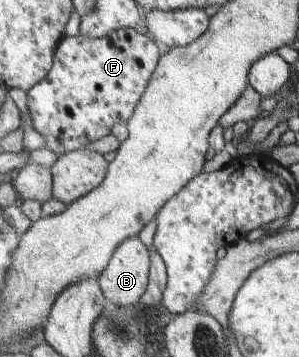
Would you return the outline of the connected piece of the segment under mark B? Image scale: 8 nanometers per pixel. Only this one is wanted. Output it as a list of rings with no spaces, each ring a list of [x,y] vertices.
[[[129,237],[120,247],[117,247],[108,267],[98,278],[105,298],[109,304],[117,307],[137,307],[150,285],[152,271],[152,256],[147,245],[139,237]]]

